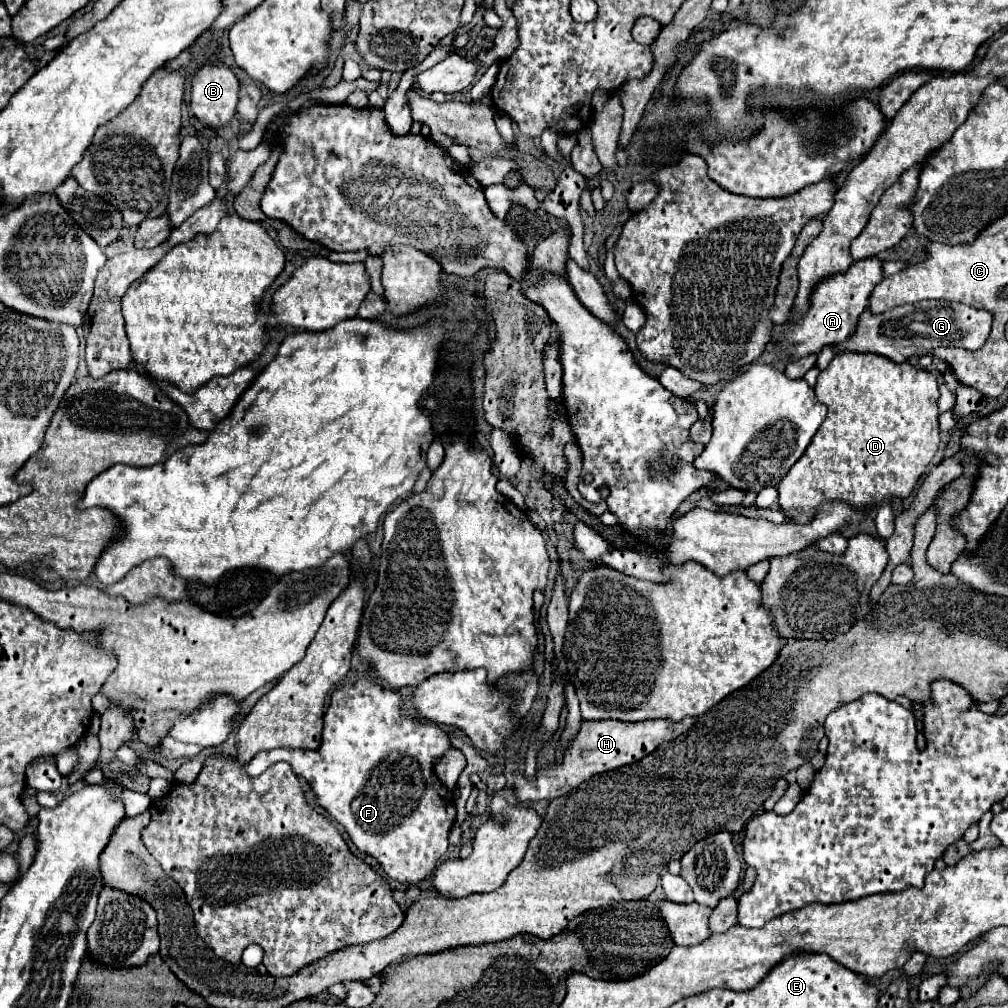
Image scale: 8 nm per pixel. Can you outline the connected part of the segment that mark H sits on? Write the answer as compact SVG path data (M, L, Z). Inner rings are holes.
M686 717L682 721L668 721L668 719L648 719L638 723L622 723L622 721L582 721L582 727L578 731L576 741L572 743L572 751L564 755L562 765L552 765L550 769L538 771L536 779L530 783L524 775L514 777L514 791L518 801L552 801L556 797L562 797L564 793L570 793L576 789L582 781L586 781L592 775L612 771L622 765L630 765L634 761L640 761L648 753L656 751L658 745L664 741L676 739L684 731L692 727L694 719Z

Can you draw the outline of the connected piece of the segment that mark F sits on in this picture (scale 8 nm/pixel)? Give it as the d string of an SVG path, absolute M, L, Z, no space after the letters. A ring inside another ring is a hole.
M360 679L354 685L340 687L332 693L324 715L324 733L318 751L262 751L248 767L244 765L244 771L252 777L260 775L268 767L268 757L290 763L292 771L310 783L318 805L344 825L360 853L374 857L388 877L400 883L418 885L422 879L432 875L444 857L448 835L456 819L454 795L440 785L432 767L432 761L448 751L448 747L448 733L444 733L436 723L422 723L402 713L402 697L398 691L378 685L374 679Z

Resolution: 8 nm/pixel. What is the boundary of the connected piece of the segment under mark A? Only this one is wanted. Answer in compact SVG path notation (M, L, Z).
M878 257L854 261L854 265L848 269L846 275L836 275L836 277L824 279L812 293L810 311L806 313L806 317L802 317L800 323L792 325L792 321L790 321L786 325L786 339L778 347L788 357L804 357L810 353L820 353L822 347L826 347L826 345L844 343L856 331L860 315L868 307L868 297L882 279L884 279L882 259L878 259Z

